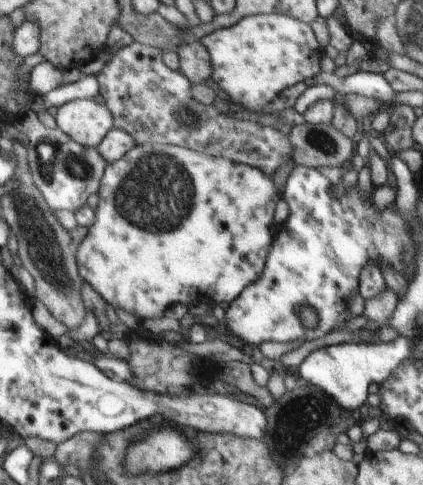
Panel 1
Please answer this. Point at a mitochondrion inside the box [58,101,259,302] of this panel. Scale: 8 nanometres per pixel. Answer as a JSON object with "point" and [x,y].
{"point":[157,195]}

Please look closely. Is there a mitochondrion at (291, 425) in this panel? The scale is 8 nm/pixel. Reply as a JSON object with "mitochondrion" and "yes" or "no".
{"mitochondrion":"yes"}

